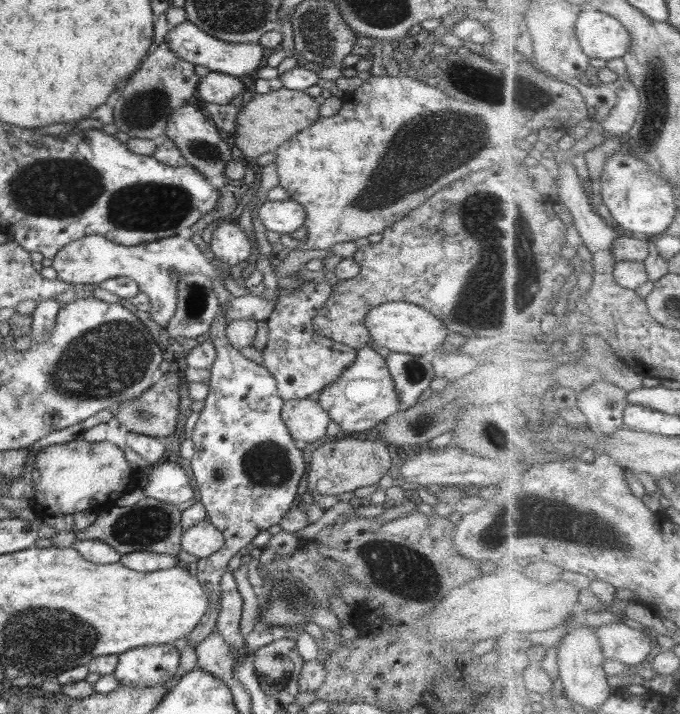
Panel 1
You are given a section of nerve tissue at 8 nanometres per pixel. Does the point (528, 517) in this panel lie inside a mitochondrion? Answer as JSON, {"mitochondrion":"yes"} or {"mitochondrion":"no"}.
{"mitochondrion":"yes"}

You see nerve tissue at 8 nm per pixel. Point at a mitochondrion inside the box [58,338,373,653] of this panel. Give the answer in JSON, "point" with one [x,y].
{"point":[150,526]}

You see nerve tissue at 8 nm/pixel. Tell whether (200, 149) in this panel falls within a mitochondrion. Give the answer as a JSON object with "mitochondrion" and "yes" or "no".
{"mitochondrion":"yes"}

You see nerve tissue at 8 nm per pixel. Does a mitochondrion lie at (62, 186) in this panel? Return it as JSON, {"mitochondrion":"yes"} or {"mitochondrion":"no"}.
{"mitochondrion":"yes"}

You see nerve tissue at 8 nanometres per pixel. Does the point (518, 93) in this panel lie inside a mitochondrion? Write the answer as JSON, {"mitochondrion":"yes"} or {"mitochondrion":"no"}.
{"mitochondrion":"yes"}

